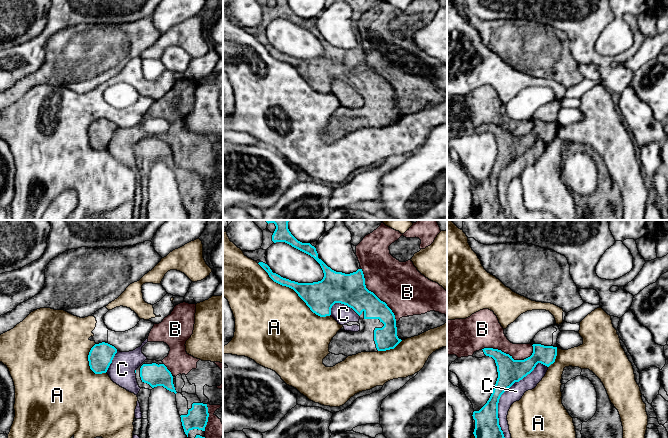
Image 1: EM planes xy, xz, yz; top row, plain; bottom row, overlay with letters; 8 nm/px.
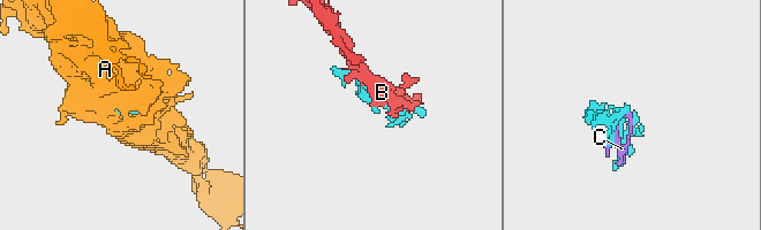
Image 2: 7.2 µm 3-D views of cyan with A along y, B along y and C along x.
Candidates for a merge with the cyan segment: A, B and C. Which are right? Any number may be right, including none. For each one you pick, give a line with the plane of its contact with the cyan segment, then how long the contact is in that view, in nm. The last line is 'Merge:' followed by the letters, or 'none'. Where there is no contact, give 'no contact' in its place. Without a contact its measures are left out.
Merge: none

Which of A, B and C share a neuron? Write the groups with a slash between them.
A / B C

